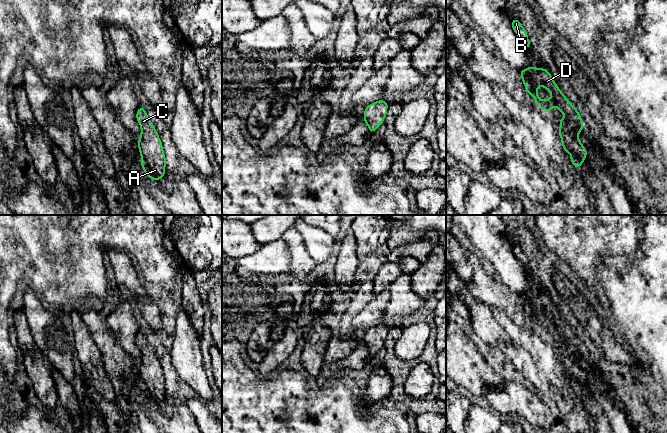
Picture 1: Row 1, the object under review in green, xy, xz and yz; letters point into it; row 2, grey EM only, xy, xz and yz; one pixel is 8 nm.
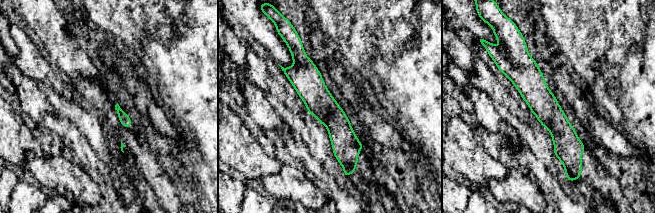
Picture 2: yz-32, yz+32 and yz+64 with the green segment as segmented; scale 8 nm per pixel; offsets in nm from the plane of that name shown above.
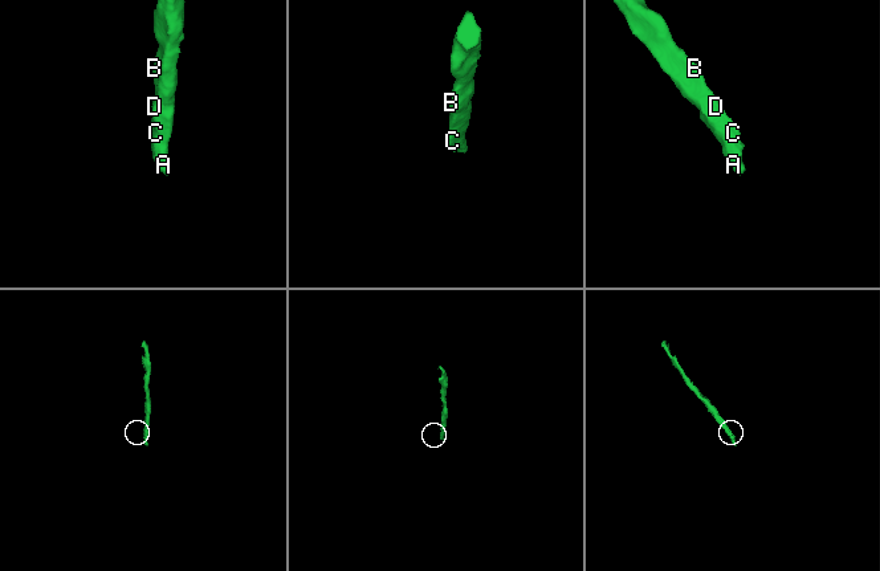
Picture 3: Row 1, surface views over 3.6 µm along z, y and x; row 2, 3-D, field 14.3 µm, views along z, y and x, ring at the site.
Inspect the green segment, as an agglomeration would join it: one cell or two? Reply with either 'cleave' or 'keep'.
keep

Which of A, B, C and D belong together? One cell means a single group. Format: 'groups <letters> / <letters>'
groups A B C D

